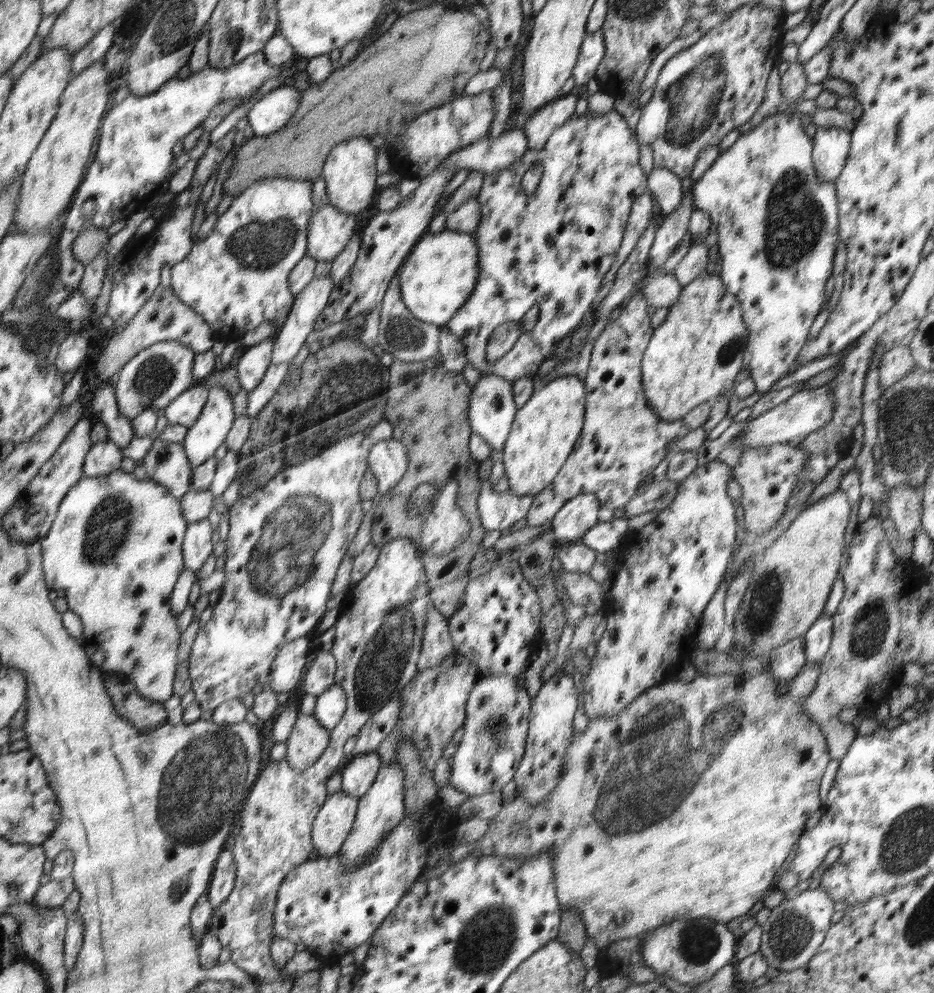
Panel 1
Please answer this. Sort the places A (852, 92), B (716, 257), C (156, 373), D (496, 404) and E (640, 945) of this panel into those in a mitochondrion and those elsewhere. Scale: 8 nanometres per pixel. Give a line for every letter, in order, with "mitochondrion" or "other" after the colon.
A: other
B: other
C: mitochondrion
D: mitochondrion
E: other

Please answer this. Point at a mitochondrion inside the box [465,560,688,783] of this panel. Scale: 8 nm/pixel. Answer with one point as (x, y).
(495, 725)

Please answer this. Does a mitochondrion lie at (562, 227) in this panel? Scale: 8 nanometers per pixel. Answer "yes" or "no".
no

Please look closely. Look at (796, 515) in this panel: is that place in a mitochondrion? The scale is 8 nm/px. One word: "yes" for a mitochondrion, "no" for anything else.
no

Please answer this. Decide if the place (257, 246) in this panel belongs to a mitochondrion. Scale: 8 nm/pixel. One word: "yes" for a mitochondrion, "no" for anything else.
yes

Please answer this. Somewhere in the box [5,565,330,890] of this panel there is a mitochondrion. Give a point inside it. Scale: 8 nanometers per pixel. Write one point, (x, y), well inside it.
(200, 790)

